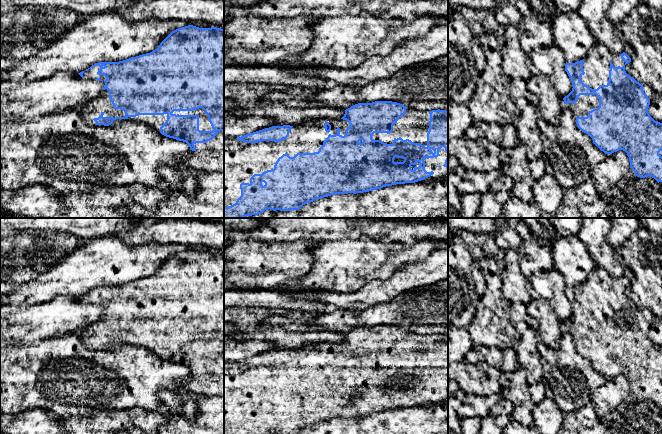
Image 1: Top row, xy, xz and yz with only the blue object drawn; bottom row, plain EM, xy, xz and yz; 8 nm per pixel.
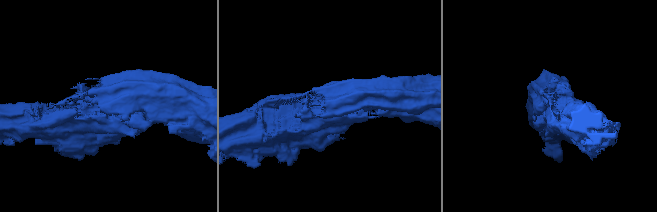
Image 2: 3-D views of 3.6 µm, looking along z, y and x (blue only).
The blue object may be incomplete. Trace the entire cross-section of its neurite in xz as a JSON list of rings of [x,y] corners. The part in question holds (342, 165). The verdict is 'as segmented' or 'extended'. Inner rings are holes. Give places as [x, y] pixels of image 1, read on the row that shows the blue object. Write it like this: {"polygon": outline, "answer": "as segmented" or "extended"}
{"polygon": [[[392,101],[358,103],[345,110],[341,119],[311,119],[299,126],[272,126],[237,138],[224,139],[224,218],[297,218],[299,209],[317,199],[336,194],[363,193],[396,184],[437,179],[448,174],[448,111],[419,111]]], "answer": "extended"}

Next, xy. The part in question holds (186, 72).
{"polygon": [[[193,25],[181,27],[172,31],[160,43],[159,47],[150,53],[131,57],[119,62],[95,63],[90,68],[78,74],[82,78],[105,82],[102,92],[95,99],[77,109],[87,124],[109,126],[116,119],[129,119],[136,123],[143,123],[166,137],[186,142],[191,151],[185,158],[185,161],[186,165],[193,171],[224,172],[224,29],[217,27],[199,28]]], "answer": "extended"}

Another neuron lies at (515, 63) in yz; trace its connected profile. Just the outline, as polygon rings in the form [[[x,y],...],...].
[[[517,26],[505,27],[505,44],[499,48],[502,55],[502,69],[511,79],[523,79],[527,81],[532,73],[529,66],[529,57],[522,49],[520,33]]]

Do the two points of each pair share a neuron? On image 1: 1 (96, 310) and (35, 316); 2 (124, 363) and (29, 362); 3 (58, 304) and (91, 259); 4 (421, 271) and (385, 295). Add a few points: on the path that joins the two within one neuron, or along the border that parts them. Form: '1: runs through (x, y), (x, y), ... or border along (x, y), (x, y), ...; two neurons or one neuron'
1: runs through (81, 314), (50, 316); one neuron
2: runs through (100, 372), (53, 372); one neuron
3: border along (77, 296), (55, 296), (48, 301), (41, 302); two neurons
4: runs through (412, 276), (407, 277), (394, 286); one neuron

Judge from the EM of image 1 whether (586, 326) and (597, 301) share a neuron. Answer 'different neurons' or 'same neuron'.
same neuron

